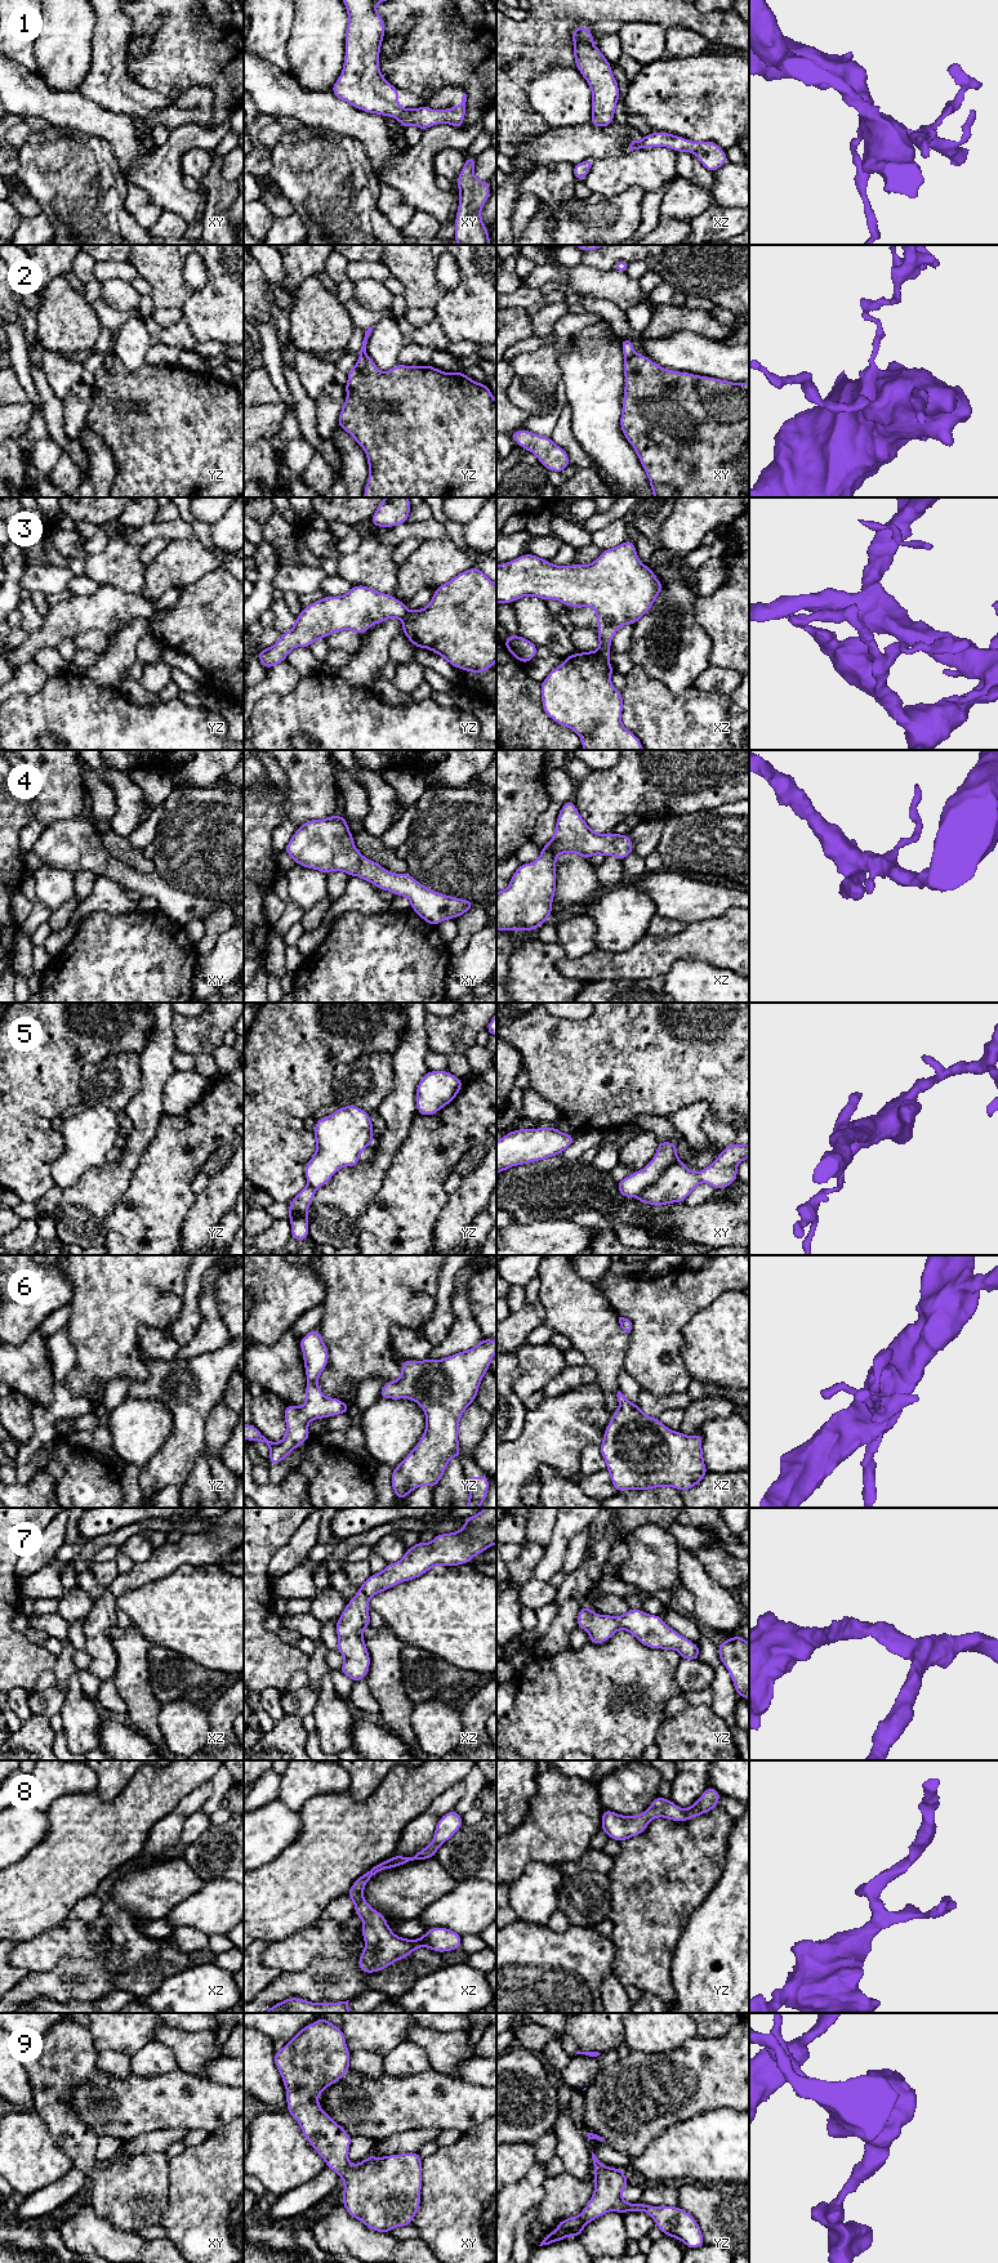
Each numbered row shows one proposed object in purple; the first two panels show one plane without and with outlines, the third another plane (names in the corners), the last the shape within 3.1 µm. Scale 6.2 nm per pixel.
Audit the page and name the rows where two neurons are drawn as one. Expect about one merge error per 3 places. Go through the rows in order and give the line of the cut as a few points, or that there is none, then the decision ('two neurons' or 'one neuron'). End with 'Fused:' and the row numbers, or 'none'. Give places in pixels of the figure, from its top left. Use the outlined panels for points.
1: no cut; one neuron
2: cut in xy along (635, 353), (626, 358); two neurons
3: cut in xz along (595, 651), (607, 661); two neurons
4: no cut; one neuron
5: cut in xy along (678, 1160), (637, 1196); two neurons
6: no cut; one neuron
7: no cut; one neuron
8: no cut; one neuron
9: no cut; one neuron
Fused: 2, 3, 5

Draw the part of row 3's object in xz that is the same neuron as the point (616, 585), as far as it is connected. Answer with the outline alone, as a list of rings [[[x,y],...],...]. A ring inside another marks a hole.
[[[627,540],[615,548],[605,549],[591,564],[574,563],[571,566],[557,566],[549,563],[547,559],[527,553],[508,563],[496,564],[496,603],[511,604],[513,601],[533,595],[544,601],[554,599],[563,606],[593,608],[597,616],[597,635],[600,640],[600,647],[596,652],[607,661],[612,653],[609,647],[611,646],[611,640],[616,631],[625,624],[634,625],[643,615],[649,613],[661,590],[663,583],[655,577],[651,566],[647,567],[641,563],[637,555],[636,544],[631,540]]]

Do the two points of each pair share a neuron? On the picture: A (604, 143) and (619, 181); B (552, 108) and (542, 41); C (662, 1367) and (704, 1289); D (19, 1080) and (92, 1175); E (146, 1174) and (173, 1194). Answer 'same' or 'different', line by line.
A: different
B: different
C: same
D: different
E: same

